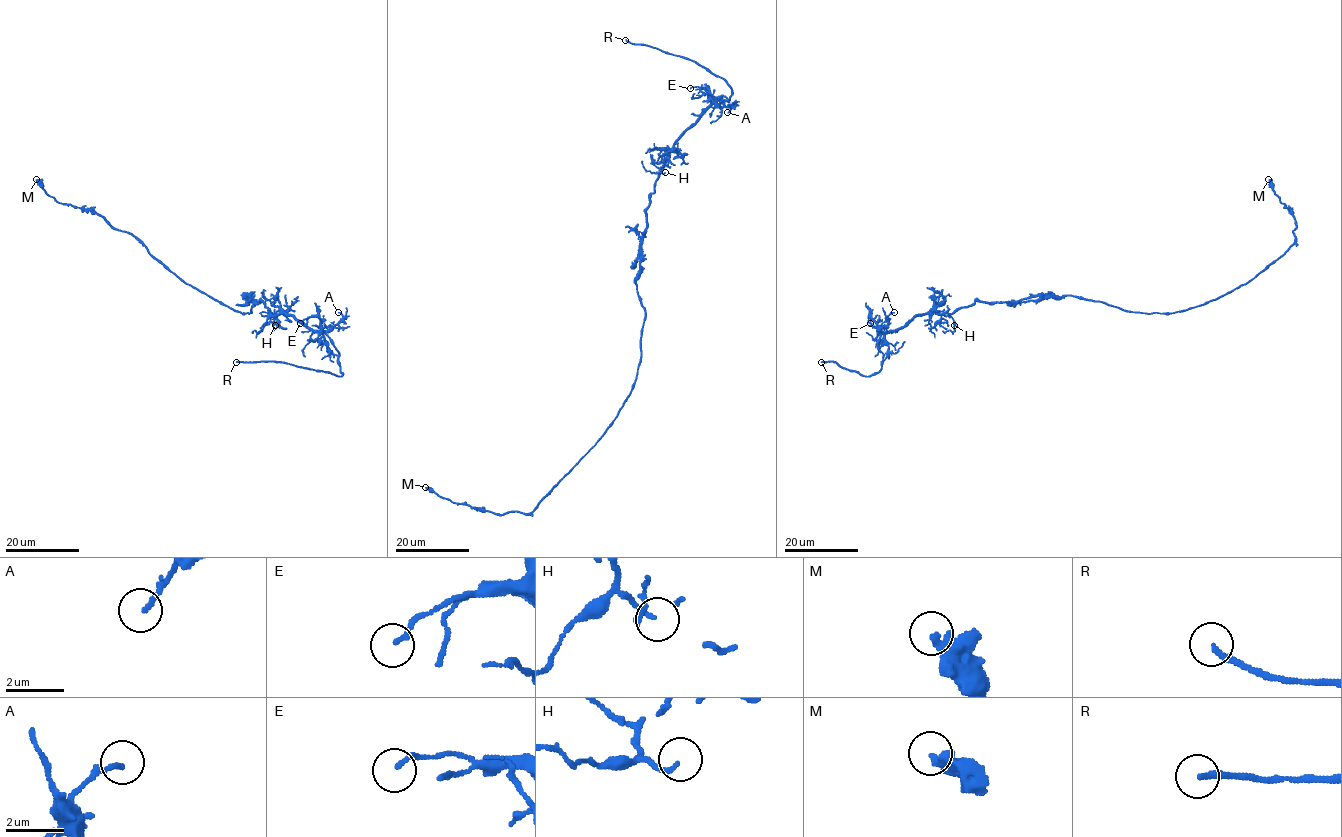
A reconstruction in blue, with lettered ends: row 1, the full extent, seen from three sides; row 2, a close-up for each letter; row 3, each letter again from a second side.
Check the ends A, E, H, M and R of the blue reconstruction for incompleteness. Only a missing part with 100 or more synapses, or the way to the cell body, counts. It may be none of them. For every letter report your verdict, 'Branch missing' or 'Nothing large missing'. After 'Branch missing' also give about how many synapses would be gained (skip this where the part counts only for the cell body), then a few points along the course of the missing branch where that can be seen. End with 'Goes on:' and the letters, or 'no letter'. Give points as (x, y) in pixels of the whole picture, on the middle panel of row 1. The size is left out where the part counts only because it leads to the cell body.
A: Nothing large missing
E: Nothing large missing
H: Nothing large missing
M: Nothing large missing
R: Branch missing. Course of what is missing: (625, 40), (632, 28)
Goes on: R

